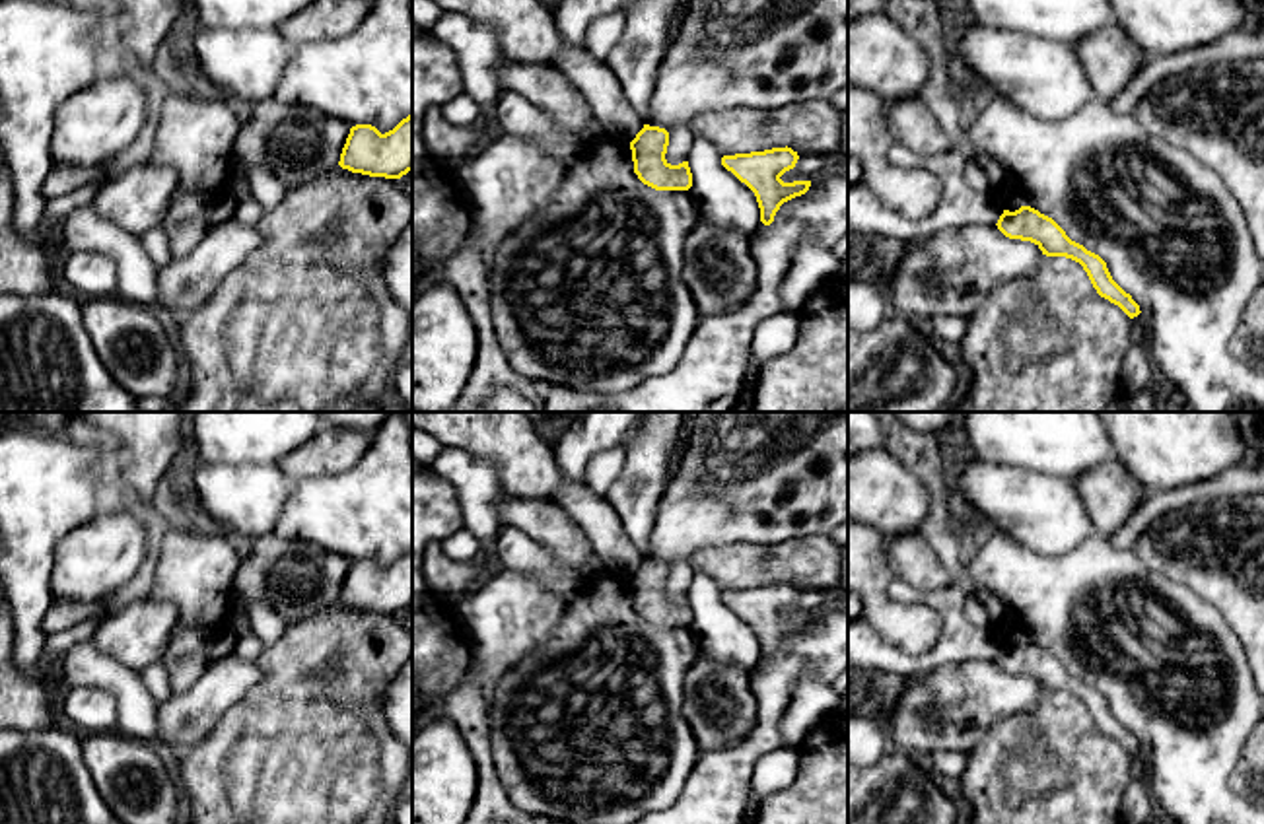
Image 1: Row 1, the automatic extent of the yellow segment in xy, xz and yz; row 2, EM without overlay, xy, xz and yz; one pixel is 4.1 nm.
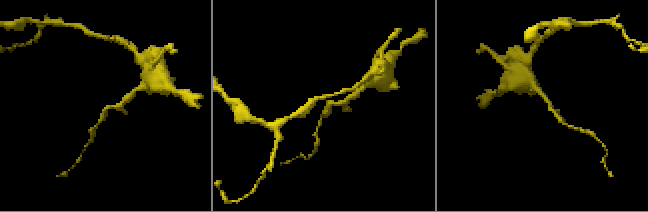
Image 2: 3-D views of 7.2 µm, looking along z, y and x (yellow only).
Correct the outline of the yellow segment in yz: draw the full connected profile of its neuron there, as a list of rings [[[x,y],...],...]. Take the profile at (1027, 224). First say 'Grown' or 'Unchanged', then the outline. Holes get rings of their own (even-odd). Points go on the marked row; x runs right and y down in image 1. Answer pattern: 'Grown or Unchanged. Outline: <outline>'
Unchanged. Outline: [[[1021,206],[1015,212],[1003,210],[996,225],[1009,239],[1035,243],[1046,257],[1066,257],[1079,262],[1101,297],[1118,305],[1130,319],[1141,313],[1132,295],[1112,280],[1106,262],[1071,241],[1052,218],[1031,206]]]

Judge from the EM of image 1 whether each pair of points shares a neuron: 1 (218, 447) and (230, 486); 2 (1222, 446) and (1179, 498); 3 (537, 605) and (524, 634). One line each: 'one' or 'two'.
1: two
2: two
3: one

